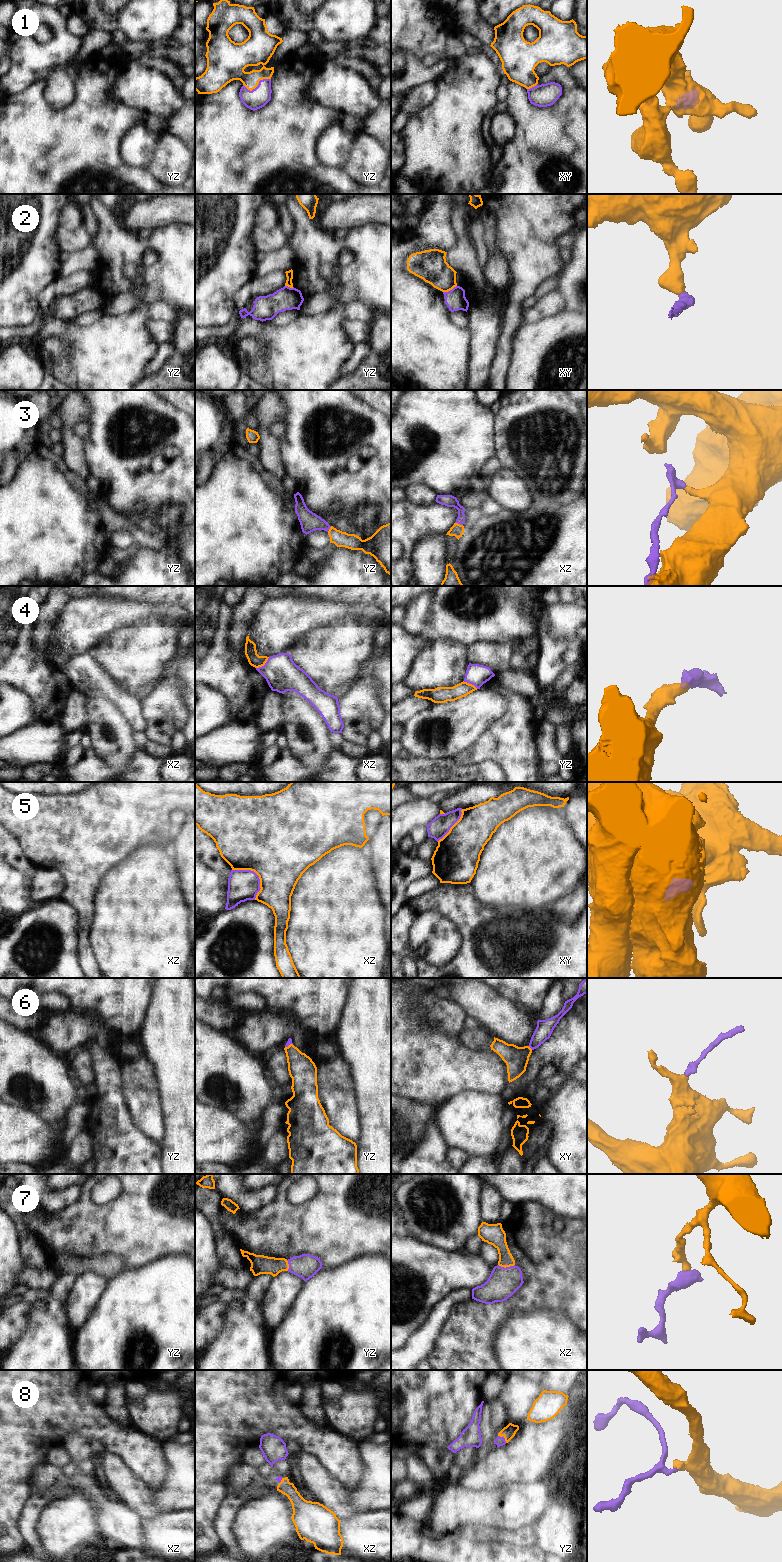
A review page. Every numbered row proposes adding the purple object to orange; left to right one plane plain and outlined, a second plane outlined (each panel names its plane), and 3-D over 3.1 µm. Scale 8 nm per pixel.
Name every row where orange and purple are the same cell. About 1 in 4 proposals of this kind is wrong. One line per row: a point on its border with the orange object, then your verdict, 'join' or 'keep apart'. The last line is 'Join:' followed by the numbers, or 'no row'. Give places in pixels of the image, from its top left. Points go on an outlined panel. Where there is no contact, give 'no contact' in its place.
1: yz (257, 85) | join
2: xy (449, 290) | keep apart
3: xz (459, 524) | join
4: xz (263, 665) | keep apart
5: xz (257, 874) | keep apart
6: xy (529, 1047) | join
7: xz (506, 1266) | join
8: yz (505, 1440) | join
Join: 1, 3, 6, 7, 8

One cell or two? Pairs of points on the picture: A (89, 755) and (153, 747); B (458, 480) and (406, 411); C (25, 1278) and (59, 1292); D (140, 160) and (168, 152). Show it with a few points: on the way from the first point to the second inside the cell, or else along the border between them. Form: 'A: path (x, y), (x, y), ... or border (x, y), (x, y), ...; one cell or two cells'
A: border (144, 748), (156, 755); two cells
B: path (444, 461), (440, 436), (425, 421); one cell
C: border (59, 1276), (51, 1289); two cells
D: border (159, 135), (156, 141), (153, 160), (148, 166); two cells

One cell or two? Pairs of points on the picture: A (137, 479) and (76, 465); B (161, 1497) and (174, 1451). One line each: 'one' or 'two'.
A: two
B: one

